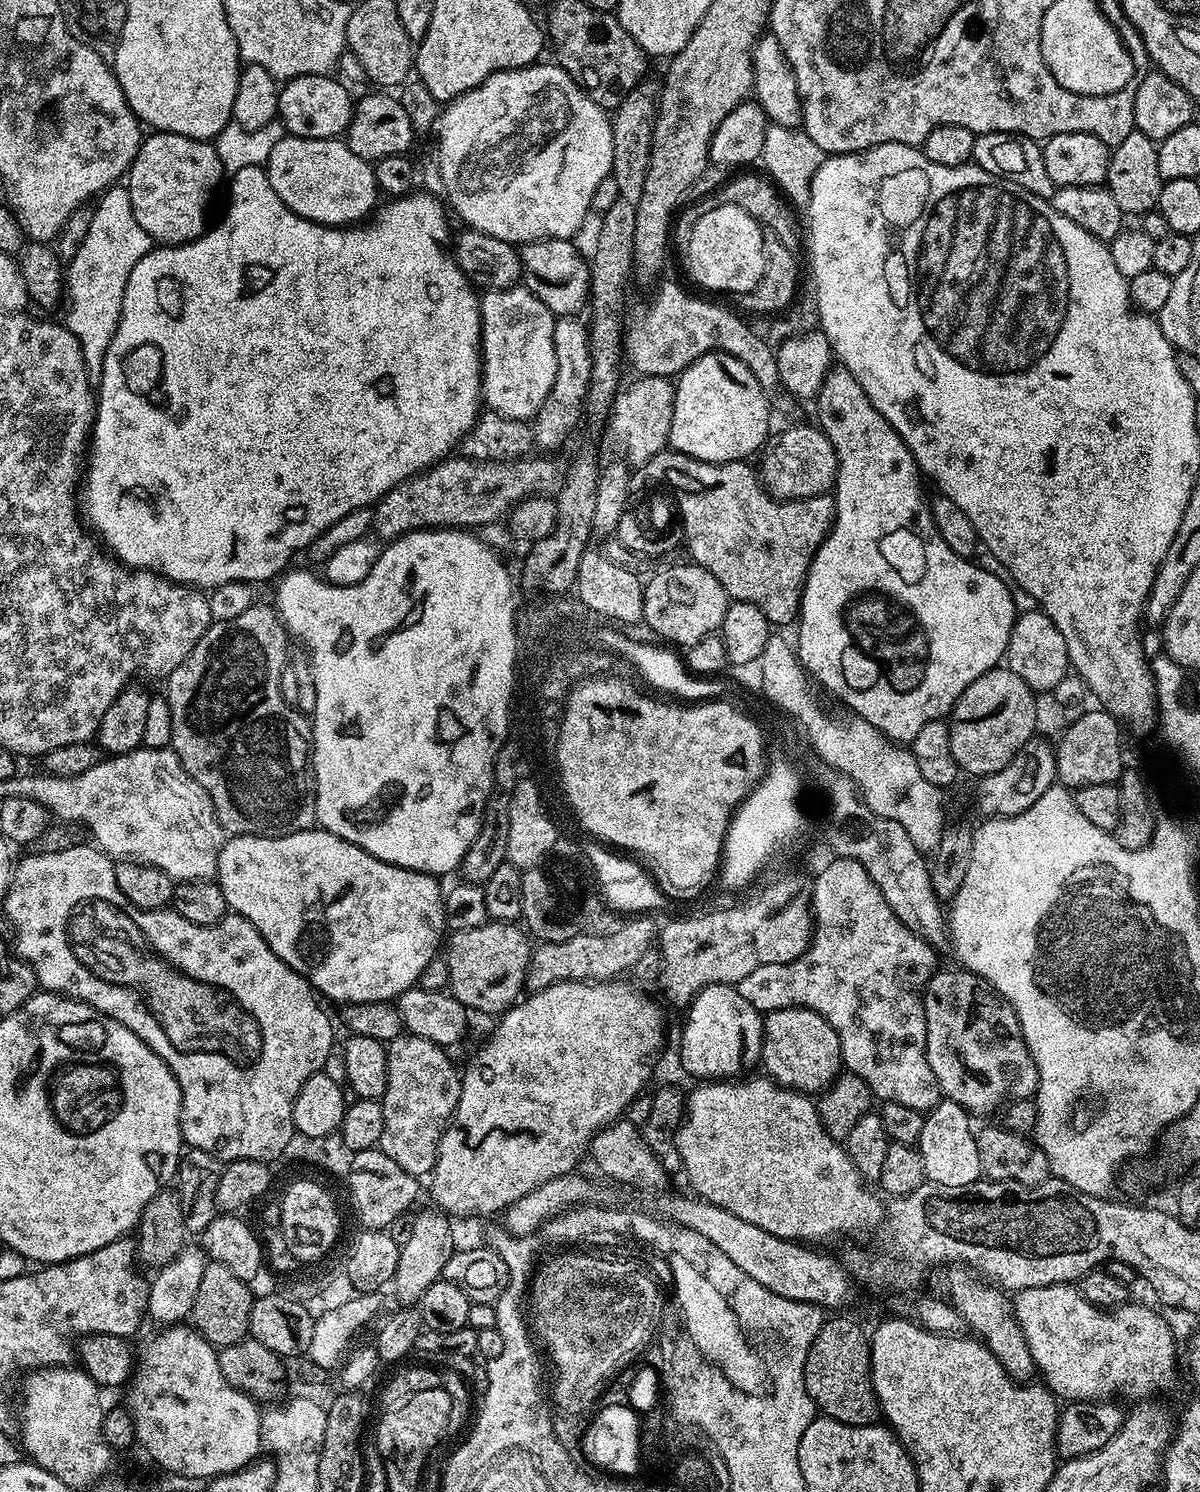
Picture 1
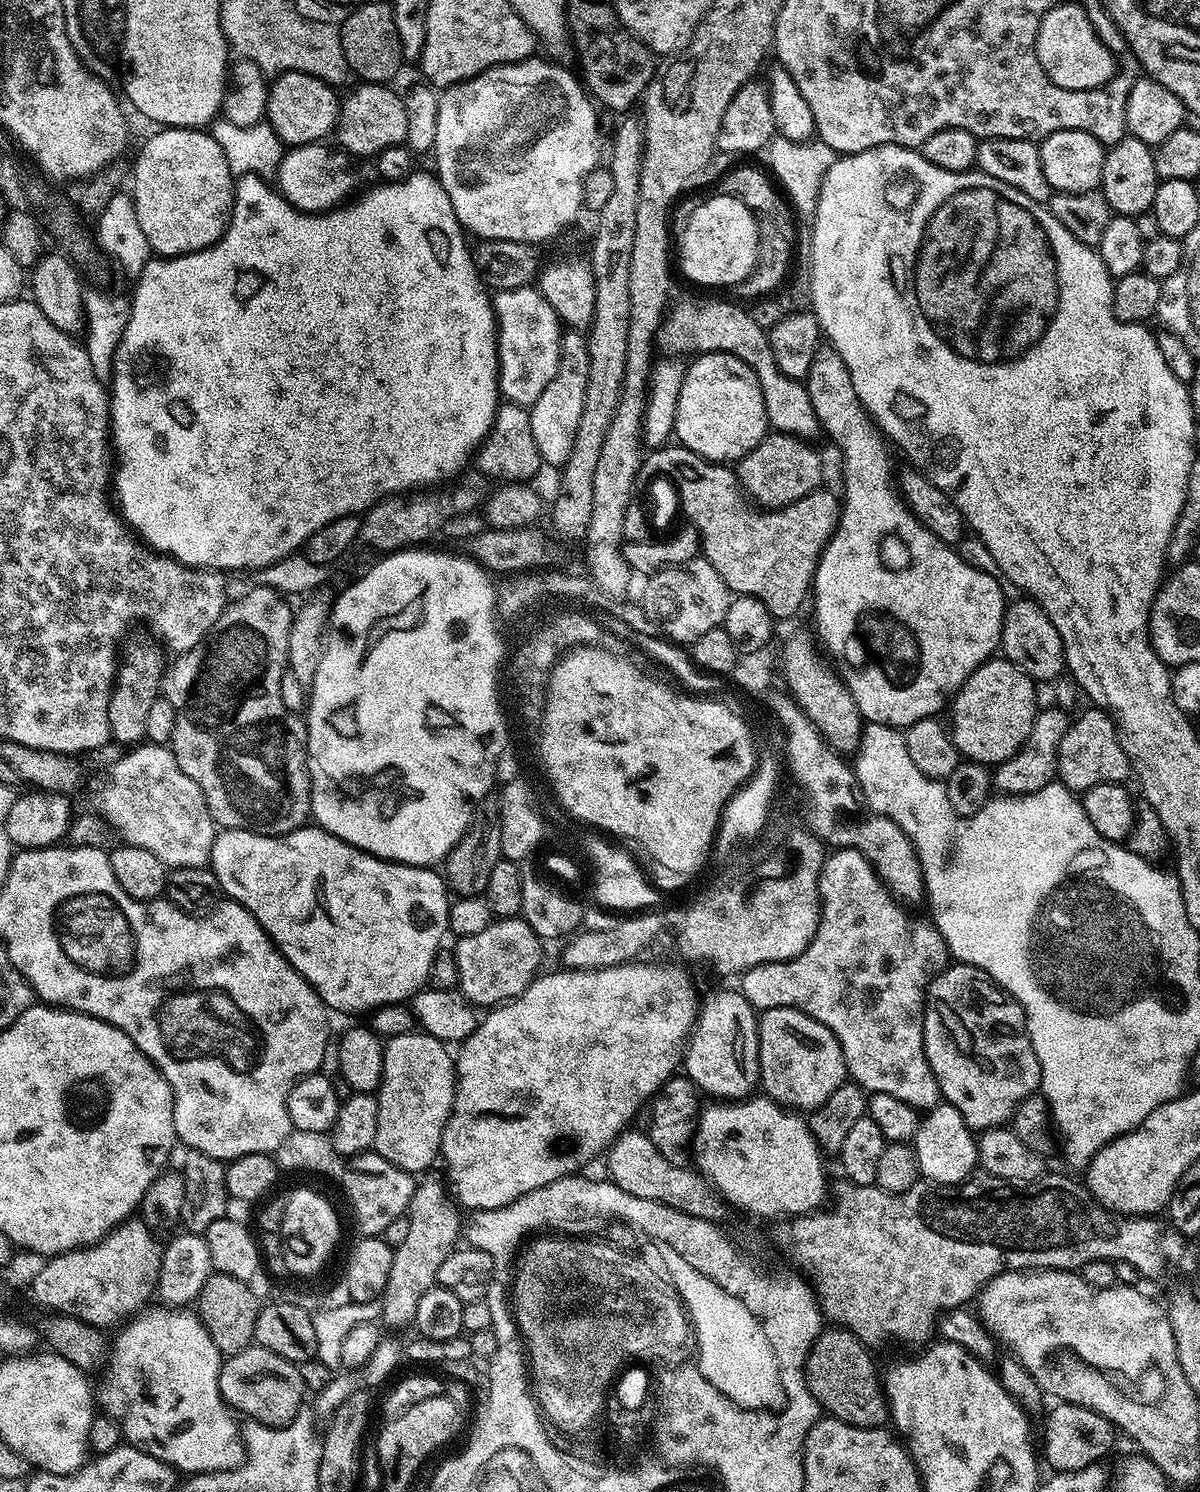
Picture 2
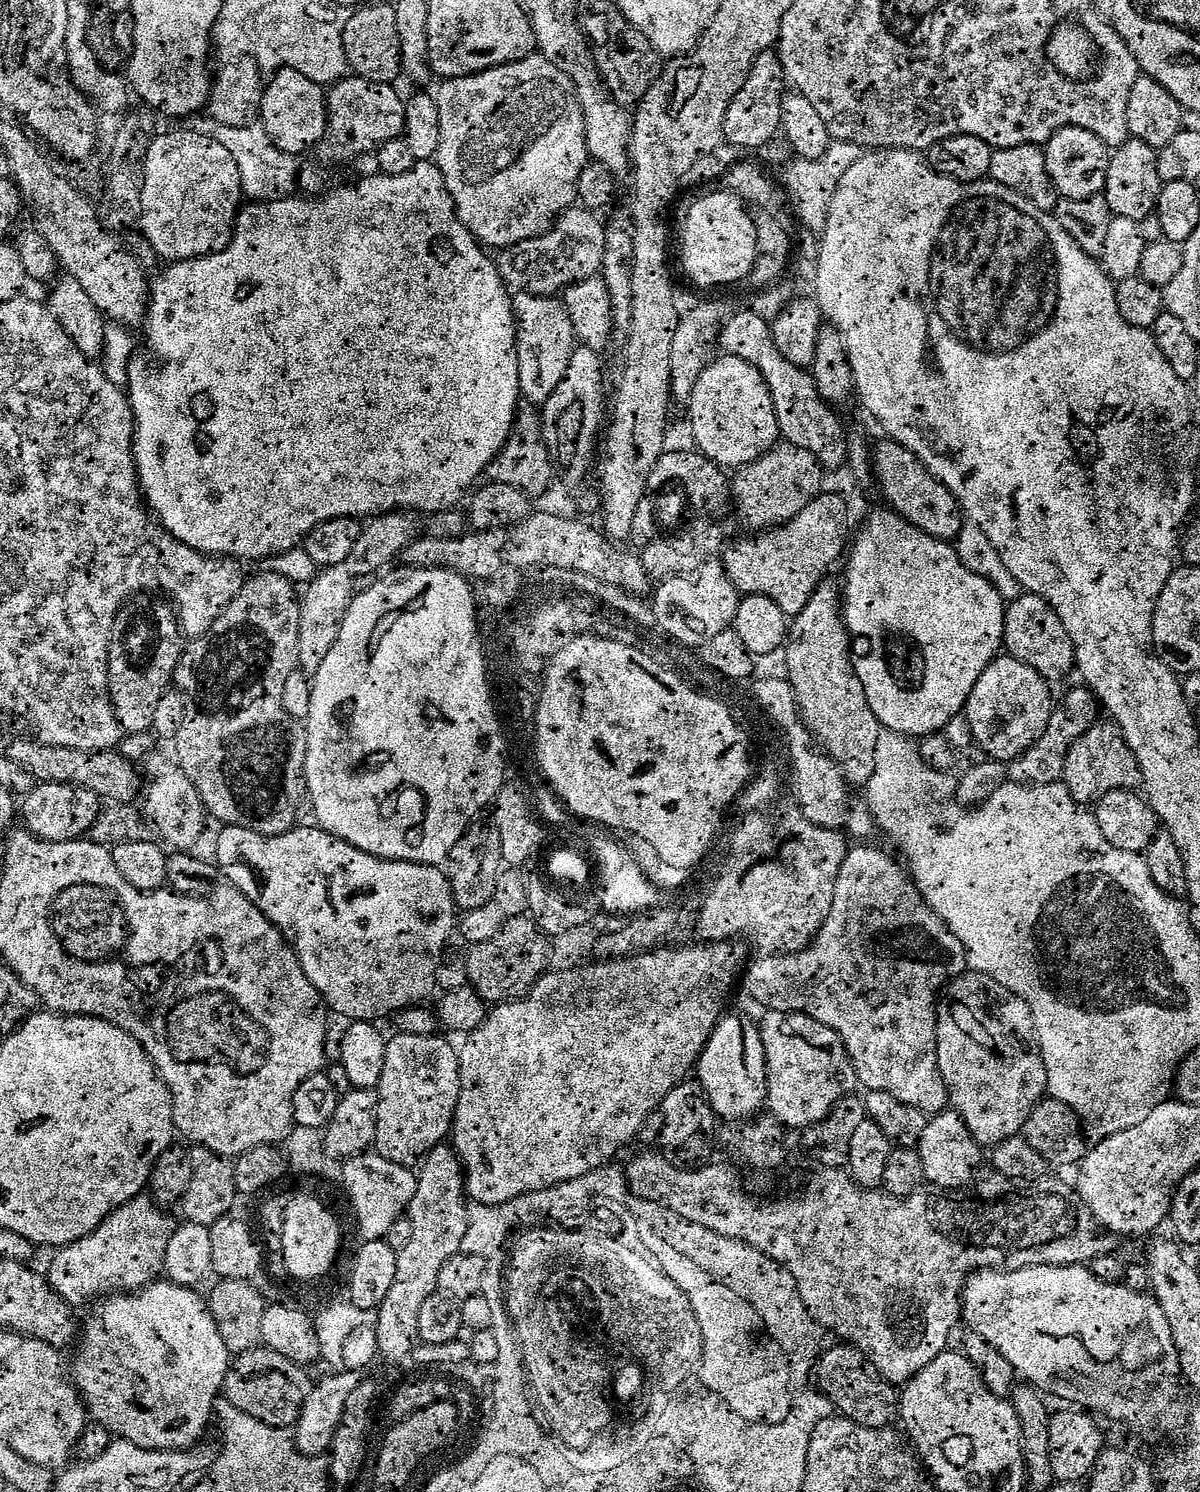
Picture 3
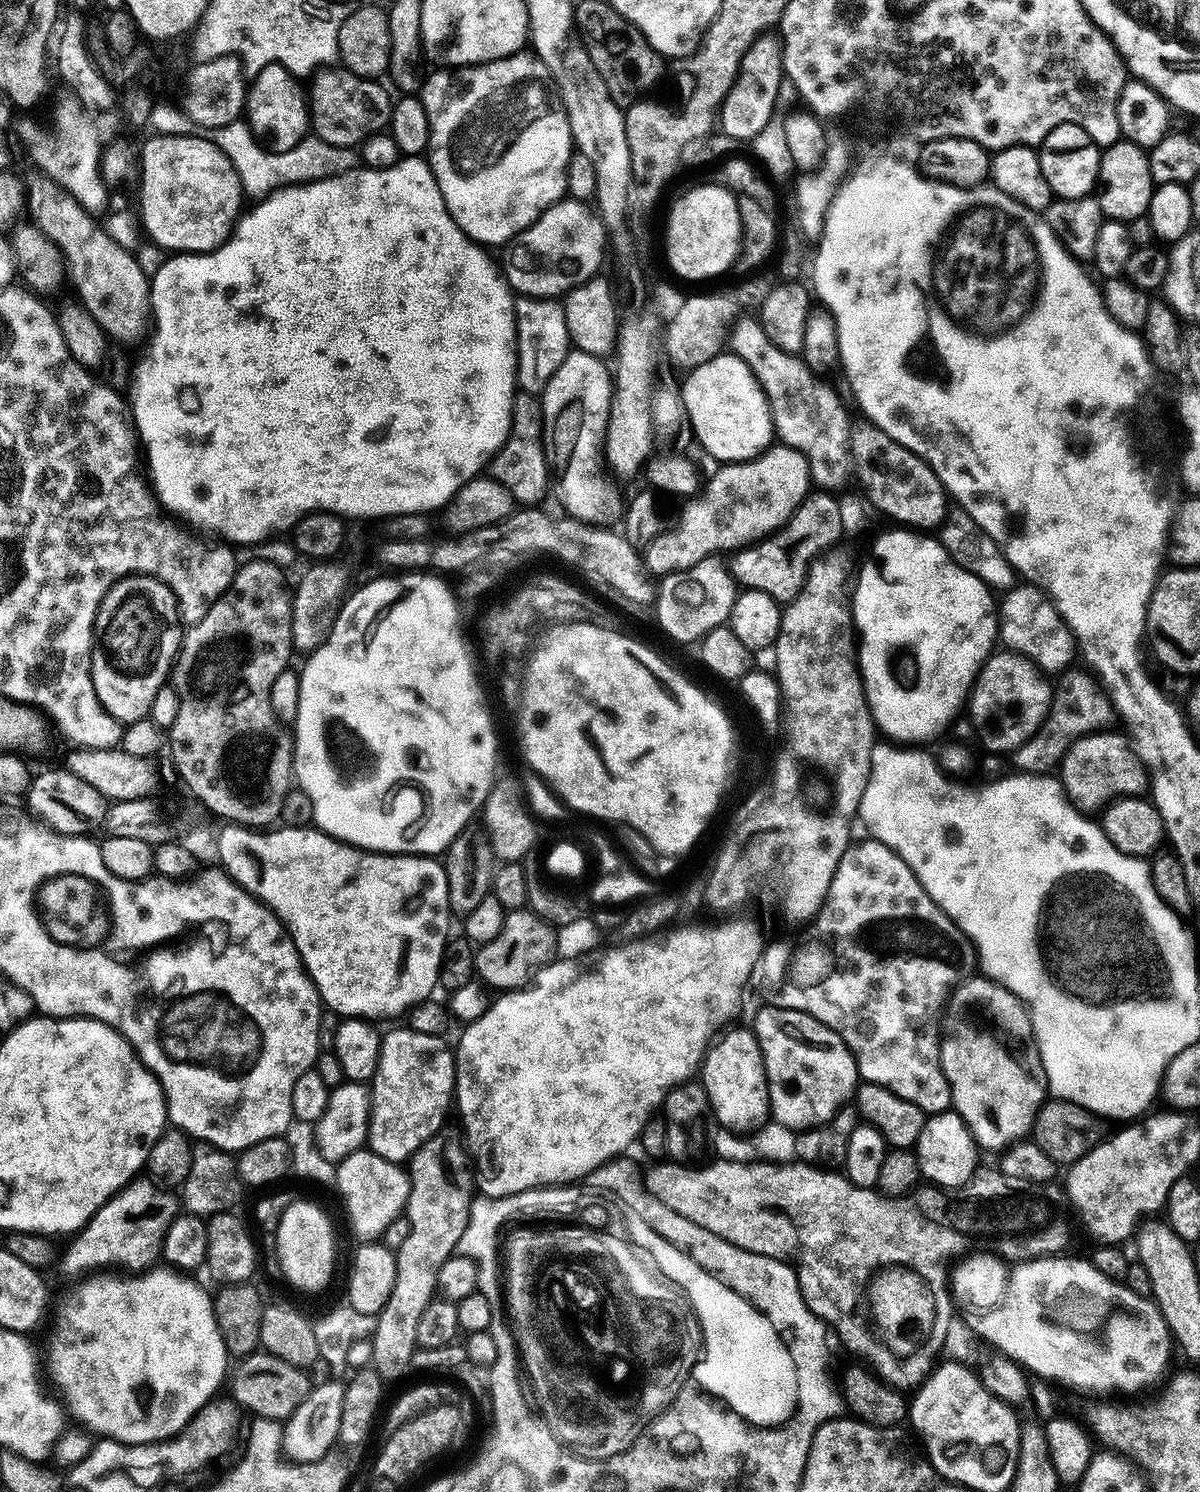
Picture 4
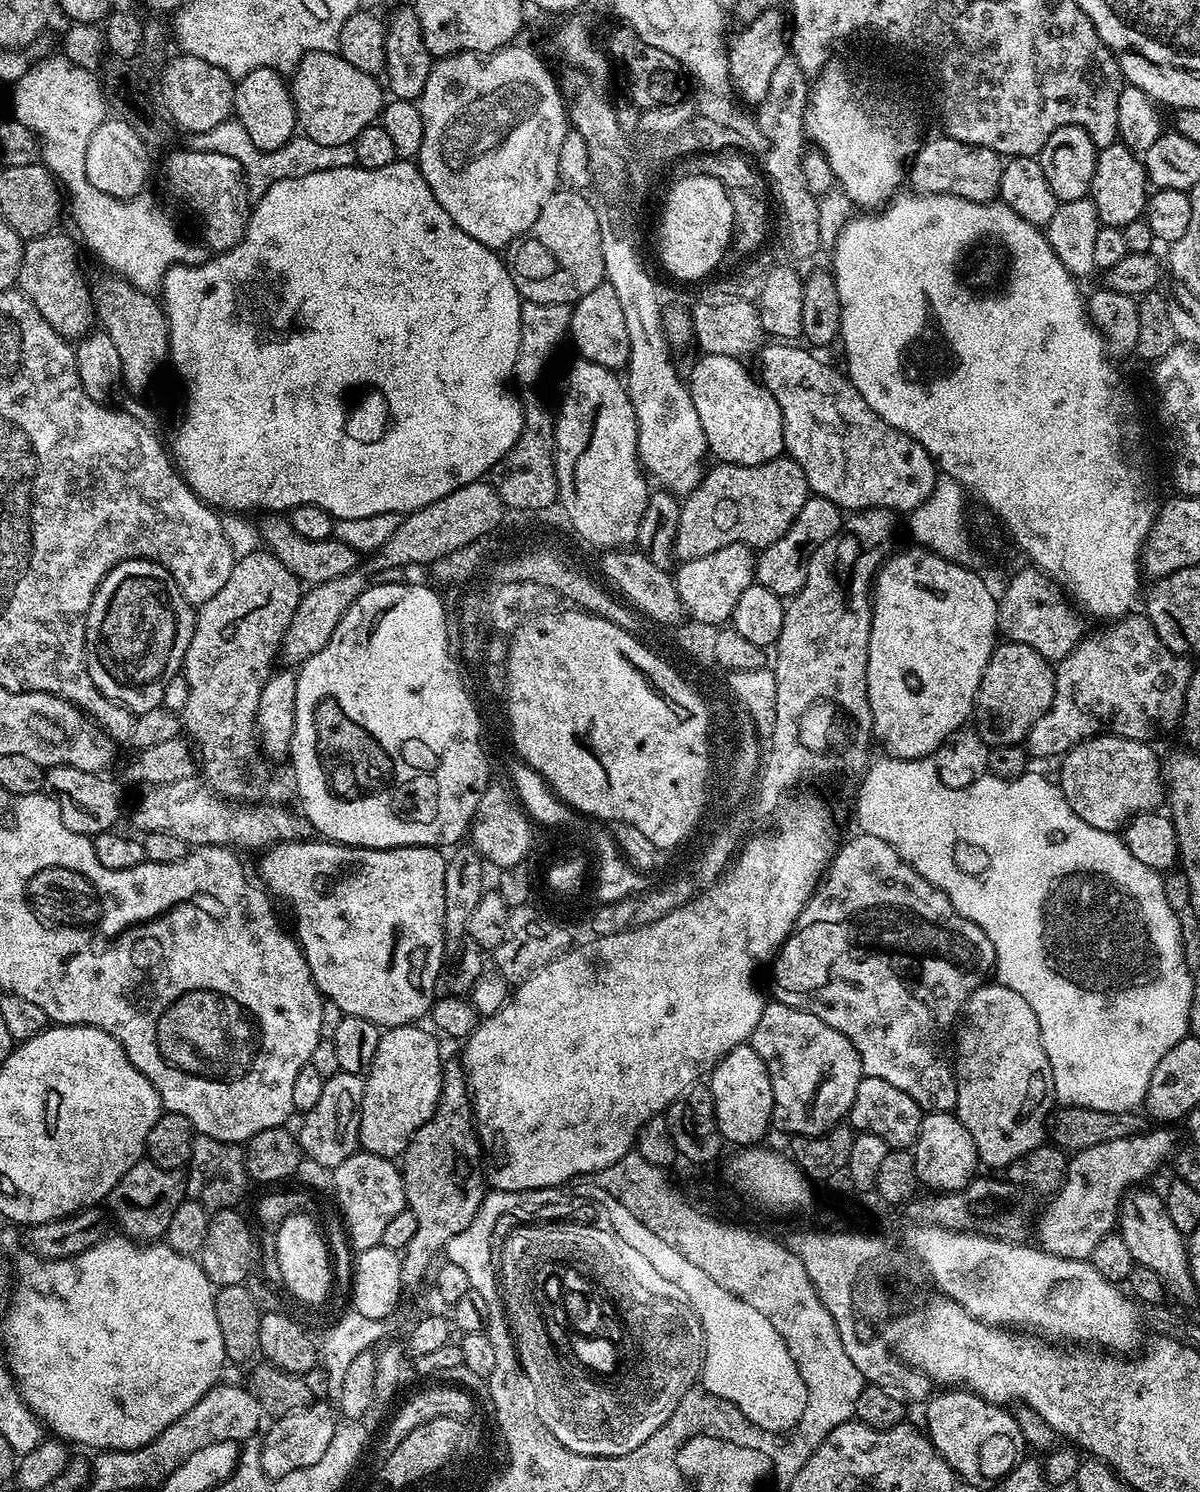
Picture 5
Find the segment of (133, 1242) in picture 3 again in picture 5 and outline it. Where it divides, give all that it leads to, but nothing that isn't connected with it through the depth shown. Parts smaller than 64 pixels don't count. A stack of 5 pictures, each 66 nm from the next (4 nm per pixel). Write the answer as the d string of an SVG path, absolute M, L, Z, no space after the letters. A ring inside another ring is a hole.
M145 1158L114 1186L110 1197L110 1216L121 1233L137 1242L156 1242L167 1233L174 1210L186 1199L186 1180L177 1169L163 1168Z

